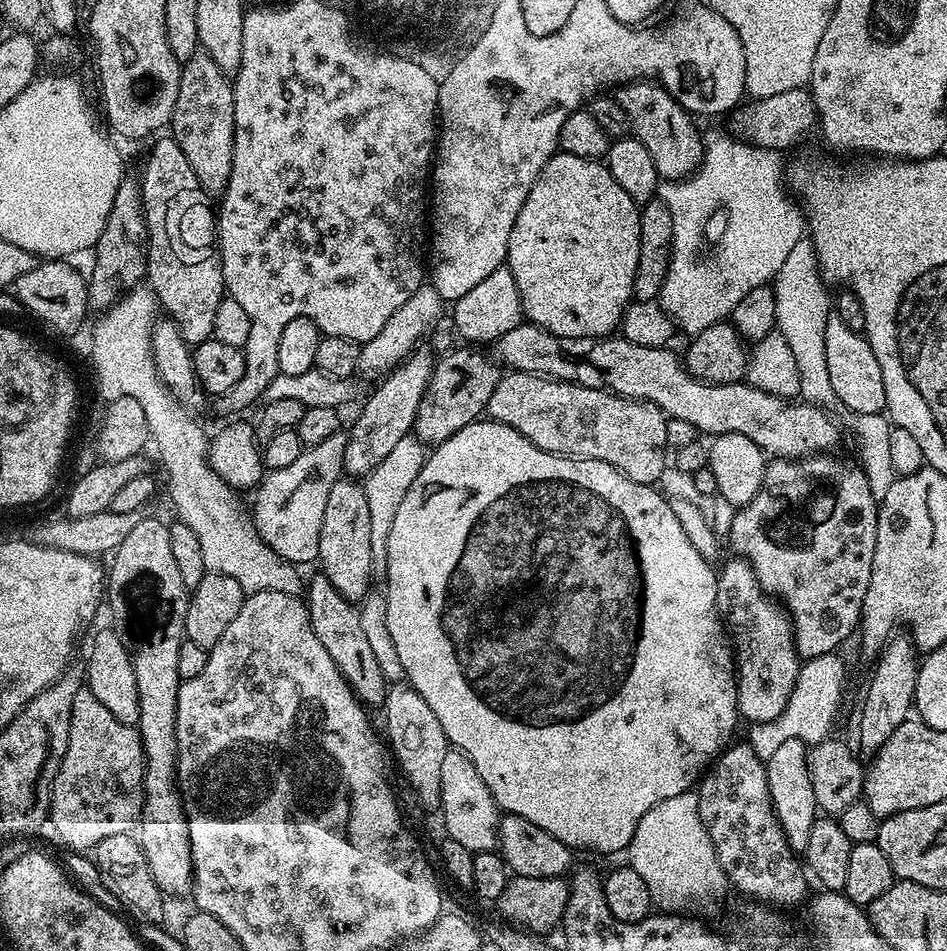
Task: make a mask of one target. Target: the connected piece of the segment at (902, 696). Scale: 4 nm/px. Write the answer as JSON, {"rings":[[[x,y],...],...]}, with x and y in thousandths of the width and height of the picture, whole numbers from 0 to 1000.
{"rings":[[[955,667],[943,668],[942,672],[929,682],[924,691],[925,703],[917,715],[917,725],[912,728],[912,737],[908,740],[908,762],[904,770],[908,773],[909,792],[923,793],[936,784],[936,776],[961,755],[965,741],[965,721],[969,701],[969,682]]]}

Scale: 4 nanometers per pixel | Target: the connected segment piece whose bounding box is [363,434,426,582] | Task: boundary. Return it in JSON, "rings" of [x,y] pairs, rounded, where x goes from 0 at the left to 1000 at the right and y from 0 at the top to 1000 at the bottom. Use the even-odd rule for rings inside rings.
{"rings":[[[432,456],[417,467],[416,473],[383,506],[386,528],[391,532],[391,604],[394,611],[405,612],[410,609],[412,553],[416,553],[416,540],[420,540],[420,532],[424,529],[424,524],[429,524],[429,515],[437,511],[437,503],[441,503],[441,494],[446,494],[449,483],[449,468],[438,457]]]}

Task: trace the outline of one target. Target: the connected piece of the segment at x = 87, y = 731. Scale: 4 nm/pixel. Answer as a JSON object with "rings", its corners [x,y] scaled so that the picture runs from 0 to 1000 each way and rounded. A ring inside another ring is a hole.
{"rings":[[[87,721],[82,726],[82,730],[78,730],[78,747],[74,751],[74,776],[70,780],[70,793],[63,802],[61,814],[55,823],[55,848],[53,851],[53,871],[59,874],[59,879],[72,892],[77,892],[80,896],[89,896],[100,893],[103,885],[108,885],[108,881],[116,881],[116,877],[133,877],[139,875],[145,870],[148,861],[148,853],[152,846],[152,785],[148,779],[147,769],[140,762],[133,759],[125,759],[125,755],[120,755],[120,751],[116,751],[116,747],[112,747],[112,742],[108,742],[108,738],[103,738],[103,734],[99,734],[99,730],[91,721]]]}

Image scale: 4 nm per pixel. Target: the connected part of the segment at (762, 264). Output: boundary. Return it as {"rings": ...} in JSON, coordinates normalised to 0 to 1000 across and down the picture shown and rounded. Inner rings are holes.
{"rings":[[[765,139],[747,140],[743,148],[743,169],[730,185],[723,185],[721,189],[702,189],[695,199],[696,209],[701,211],[701,216],[707,221],[707,229],[712,229],[712,246],[710,247],[710,274],[705,281],[705,291],[699,301],[696,309],[696,317],[705,325],[705,330],[710,334],[711,342],[718,345],[725,351],[734,351],[746,347],[750,343],[761,340],[766,334],[772,333],[775,322],[792,309],[800,301],[811,299],[818,291],[819,286],[830,274],[830,269],[837,262],[845,251],[851,248],[851,228],[846,216],[834,205],[830,197],[830,172],[824,169],[825,161],[813,156],[803,156],[798,151],[788,151],[779,149],[777,144]],[[789,265],[803,265],[803,273],[798,269],[786,269]]]}

